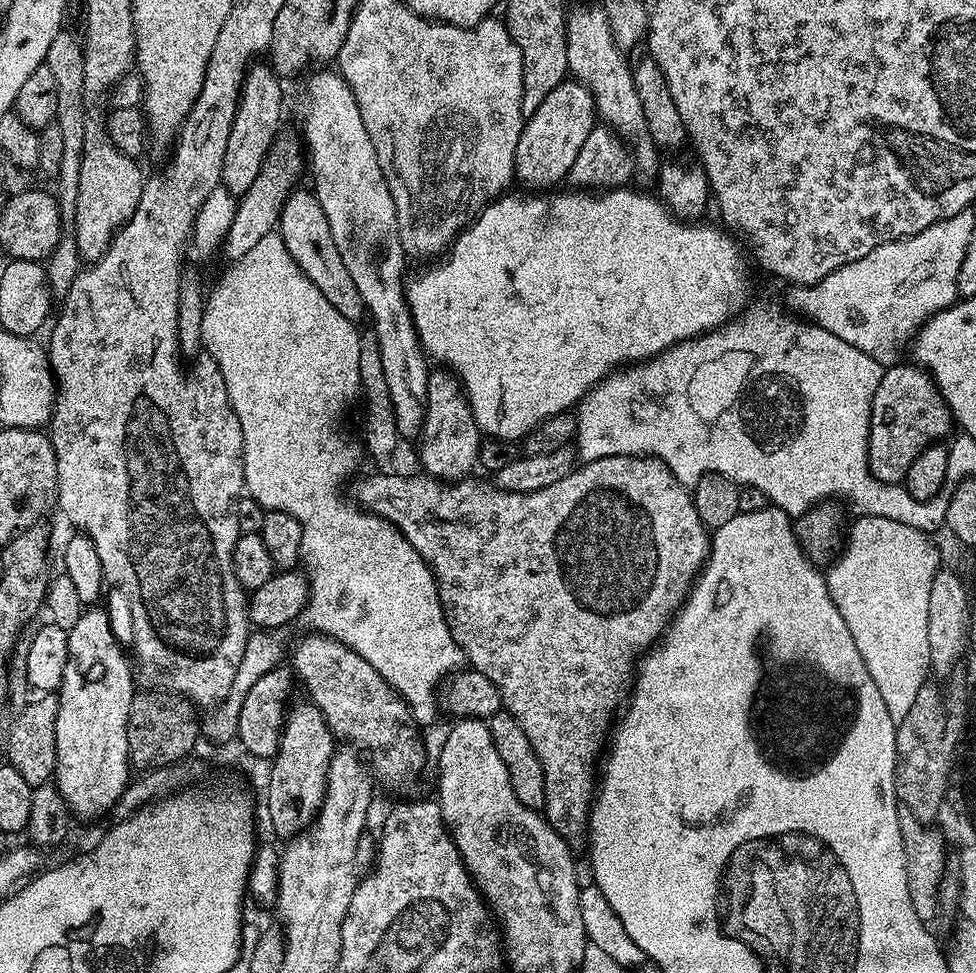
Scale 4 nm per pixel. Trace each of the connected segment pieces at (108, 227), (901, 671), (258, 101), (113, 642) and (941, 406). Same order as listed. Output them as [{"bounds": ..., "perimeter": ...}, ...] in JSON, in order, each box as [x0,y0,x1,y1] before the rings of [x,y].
[{"bounds":[76,115,145,262],"perimeter":[[[89,115],[86,122],[86,138],[82,146],[82,170],[78,174],[78,206],[76,207],[76,245],[81,257],[91,262],[102,258],[110,246],[110,242],[116,237],[116,231],[132,217],[134,210],[138,210],[138,198],[142,198],[145,173],[140,173],[140,168],[133,157],[122,154],[118,146],[110,138],[103,115]]]},{"bounds":[827,516,940,725],"perimeter":[[[856,516],[853,521],[852,529],[846,532],[848,549],[831,561],[832,569],[827,569],[828,589],[842,618],[846,618],[846,626],[850,626],[858,654],[862,654],[862,662],[866,664],[878,694],[882,694],[890,718],[898,725],[906,718],[910,706],[914,706],[914,698],[918,698],[918,690],[926,683],[932,666],[926,618],[930,618],[930,582],[938,571],[940,556],[932,541],[935,539],[922,530],[914,530],[914,526],[873,516]]]},{"bounds":[220,62,284,197],"perimeter":[[[268,62],[253,63],[244,81],[240,83],[240,101],[234,114],[234,126],[230,126],[230,142],[226,142],[226,158],[220,179],[221,185],[233,192],[233,197],[243,196],[246,190],[250,190],[250,186],[254,186],[254,178],[258,178],[268,151],[281,135],[280,115],[284,112],[284,88],[280,84],[283,84],[281,77],[276,75]]]},{"bounds":[54,606,132,820],"perimeter":[[[92,606],[74,622],[68,633],[68,657],[66,670],[58,689],[60,705],[58,722],[54,726],[56,735],[56,774],[54,783],[62,794],[69,813],[92,820],[104,811],[115,809],[120,796],[130,783],[130,761],[128,759],[128,715],[132,709],[132,668],[124,657],[125,649],[111,633],[108,613],[103,607]]]},{"bounds":[868,362,954,484],"perimeter":[[[897,362],[885,367],[882,382],[878,382],[878,390],[874,390],[874,402],[868,419],[868,473],[879,484],[903,484],[906,470],[910,470],[910,462],[918,458],[923,448],[943,441],[944,435],[954,428],[952,411],[948,409],[932,377],[915,363],[907,363]]]}]

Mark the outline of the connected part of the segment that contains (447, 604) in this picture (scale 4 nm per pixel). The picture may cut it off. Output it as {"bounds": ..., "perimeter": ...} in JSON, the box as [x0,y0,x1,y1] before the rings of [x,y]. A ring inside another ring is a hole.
{"bounds":[351,456,710,842],"perimeter":[[[607,456],[589,464],[581,463],[573,467],[566,478],[558,478],[554,486],[542,486],[542,490],[533,492],[504,492],[495,483],[483,484],[480,480],[472,480],[473,478],[445,482],[427,474],[419,475],[361,475],[351,485],[351,495],[363,511],[379,514],[392,523],[428,563],[438,586],[440,605],[444,607],[454,642],[458,642],[458,646],[464,651],[465,661],[475,671],[486,674],[490,682],[494,682],[503,711],[509,712],[514,722],[522,726],[526,738],[530,738],[532,753],[538,758],[538,762],[542,762],[542,774],[546,782],[546,802],[542,809],[544,819],[563,840],[575,842],[588,831],[588,814],[594,799],[592,763],[596,759],[597,763],[605,751],[606,733],[618,712],[616,700],[623,696],[625,699],[629,695],[634,679],[632,655],[653,647],[665,635],[666,629],[680,611],[681,604],[688,597],[688,591],[692,589],[701,568],[708,561],[710,530],[702,522],[702,518],[698,518],[691,491],[680,484],[678,478],[674,478],[672,471],[661,460],[652,456]]]}

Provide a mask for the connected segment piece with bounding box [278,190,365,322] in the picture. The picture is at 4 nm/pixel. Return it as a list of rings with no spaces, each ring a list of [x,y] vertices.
[[[294,190],[286,198],[280,210],[280,221],[278,223],[278,234],[290,250],[290,258],[322,290],[322,295],[326,297],[326,302],[342,314],[342,318],[356,322],[359,316],[365,315],[362,294],[358,294],[358,286],[350,278],[350,273],[346,271],[346,266],[342,262],[342,254],[338,254],[338,246],[334,246],[334,238],[330,235],[330,222],[326,222],[326,214],[322,214],[322,206],[318,202],[316,193],[311,190]]]

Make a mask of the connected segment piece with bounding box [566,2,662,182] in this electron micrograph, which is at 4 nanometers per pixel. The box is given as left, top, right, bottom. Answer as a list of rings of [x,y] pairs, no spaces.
[[[596,2],[580,4],[573,12],[571,9],[567,13],[567,18],[566,62],[569,73],[591,90],[597,117],[630,141],[635,179],[655,181],[662,160],[656,157],[657,146],[644,130],[646,118],[642,118],[642,102],[638,98],[638,90],[634,90],[632,70],[629,61],[624,61],[625,53],[614,42],[614,34],[610,34],[610,22],[606,22],[604,9]]]

